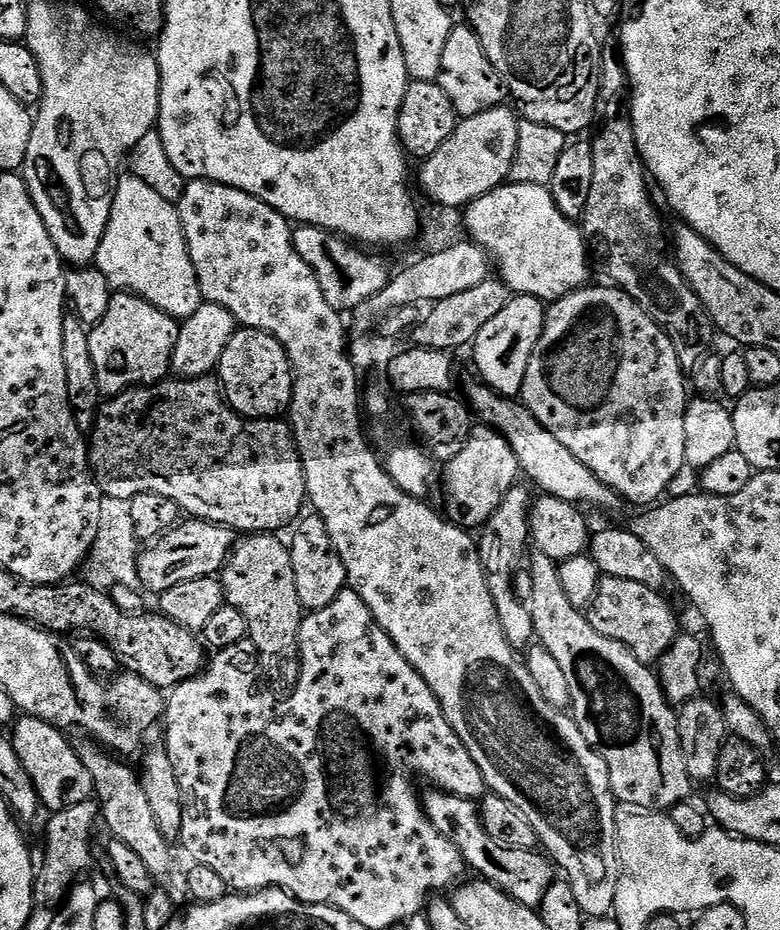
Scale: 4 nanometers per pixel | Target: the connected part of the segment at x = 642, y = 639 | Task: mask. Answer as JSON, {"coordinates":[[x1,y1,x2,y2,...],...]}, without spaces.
{"coordinates":[[626,578,601,579,591,604,586,609,590,626,614,642,622,642,638,658,638,662,655,665,677,638,676,618,661,593,642,586,642,582,626,582]]}

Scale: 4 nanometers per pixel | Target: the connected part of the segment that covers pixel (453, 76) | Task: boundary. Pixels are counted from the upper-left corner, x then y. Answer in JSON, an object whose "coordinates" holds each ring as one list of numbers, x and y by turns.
{"coordinates":[[467,26,453,27,450,38,446,38,446,50,442,50,442,66,438,81,442,90,446,90,446,98,454,102,457,117,482,114,482,110,499,108,505,103,506,89,504,79,490,66,490,58,482,50,482,42,474,30]]}

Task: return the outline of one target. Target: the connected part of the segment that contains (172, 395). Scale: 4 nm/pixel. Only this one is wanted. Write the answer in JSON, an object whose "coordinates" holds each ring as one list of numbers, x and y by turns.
{"coordinates":[[199,376,193,380,186,380,183,378,169,378,167,380,161,380,158,384,149,384,142,388,129,388,127,392,119,392,118,395,111,398,105,399,101,403,100,411,96,413,96,422,92,425,90,433,90,443,88,445,88,463,92,469,92,475,96,478,96,484,100,487,101,493,105,497,108,496,112,500,121,500,121,502,127,502,133,500,138,494,158,494,162,498,170,498,174,503,179,506,181,513,187,514,189,517,204,520,207,524,220,524,224,528,230,528,237,534,276,534,281,530,279,528,287,529,289,525,293,523,301,515,302,509,306,504,306,493,304,491,304,471,300,465,300,454,296,451,296,438,292,434,291,427,283,419,273,418,271,420,249,420,245,417,239,416,237,412,233,412,227,400,224,399,223,391,220,387,219,379,213,378,212,376]]}

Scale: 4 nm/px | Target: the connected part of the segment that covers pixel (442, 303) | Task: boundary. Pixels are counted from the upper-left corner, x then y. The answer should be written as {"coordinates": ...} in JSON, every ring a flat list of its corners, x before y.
{"coordinates":[[489,278,486,282,478,282,474,290,462,290,462,294,454,294,454,298,437,300,432,314,420,320,410,332,411,343,417,348,433,348,439,352,448,352,452,348,467,349,475,341,476,336,495,318,501,310,506,310,510,299,510,290,503,280]]}

